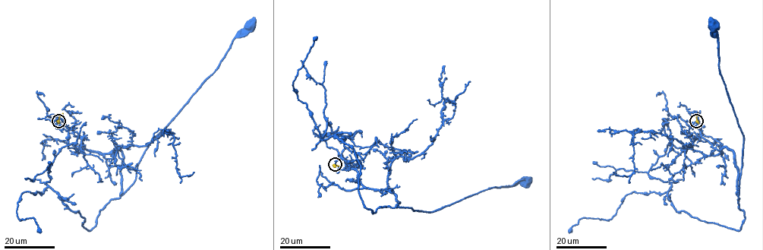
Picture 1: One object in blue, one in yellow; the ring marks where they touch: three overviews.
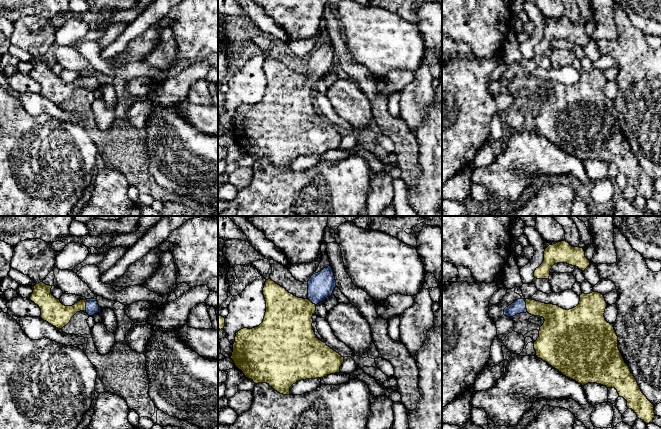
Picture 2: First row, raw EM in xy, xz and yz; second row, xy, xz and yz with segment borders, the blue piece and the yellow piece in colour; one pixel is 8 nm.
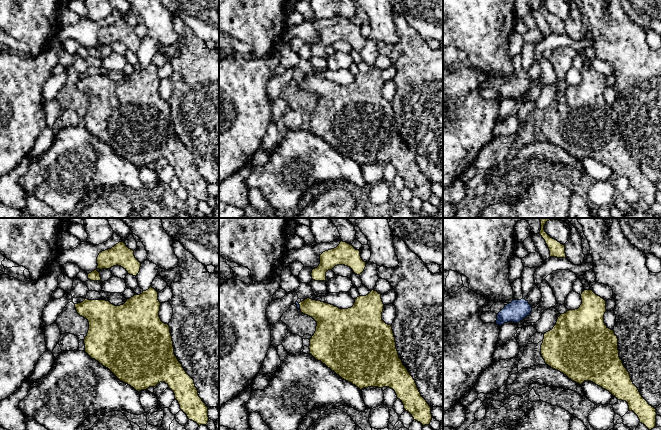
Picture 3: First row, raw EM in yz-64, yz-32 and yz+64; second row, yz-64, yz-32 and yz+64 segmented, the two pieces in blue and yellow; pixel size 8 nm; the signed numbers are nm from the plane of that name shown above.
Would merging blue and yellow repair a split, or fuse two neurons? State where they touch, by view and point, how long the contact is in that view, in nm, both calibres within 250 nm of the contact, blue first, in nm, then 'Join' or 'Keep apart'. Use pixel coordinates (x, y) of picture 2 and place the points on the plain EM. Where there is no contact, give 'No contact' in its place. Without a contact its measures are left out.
Touches blue at yz (525, 82). Shared border 100 nm. Thickness 110 nm (blue) against 170 nm. Join

